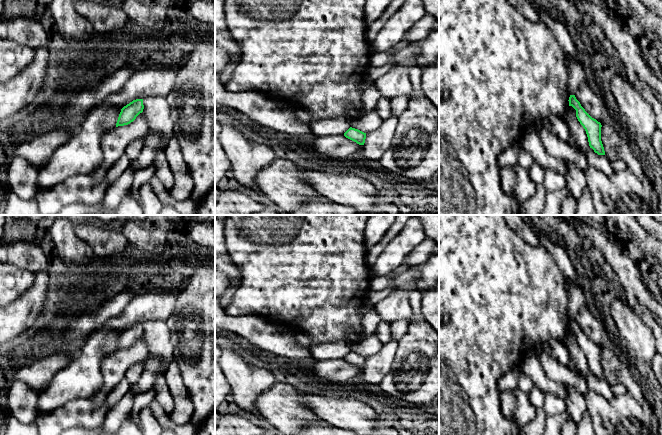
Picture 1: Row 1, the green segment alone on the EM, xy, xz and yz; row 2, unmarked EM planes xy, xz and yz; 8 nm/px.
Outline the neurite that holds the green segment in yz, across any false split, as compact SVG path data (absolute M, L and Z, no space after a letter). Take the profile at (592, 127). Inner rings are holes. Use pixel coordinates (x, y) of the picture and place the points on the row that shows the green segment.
M570 95L568 101L569 106L572 106L576 110L576 117L586 131L590 148L592 148L598 155L605 155L601 141L601 123L592 118L585 111L575 95Z

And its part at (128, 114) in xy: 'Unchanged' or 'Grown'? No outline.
Unchanged

